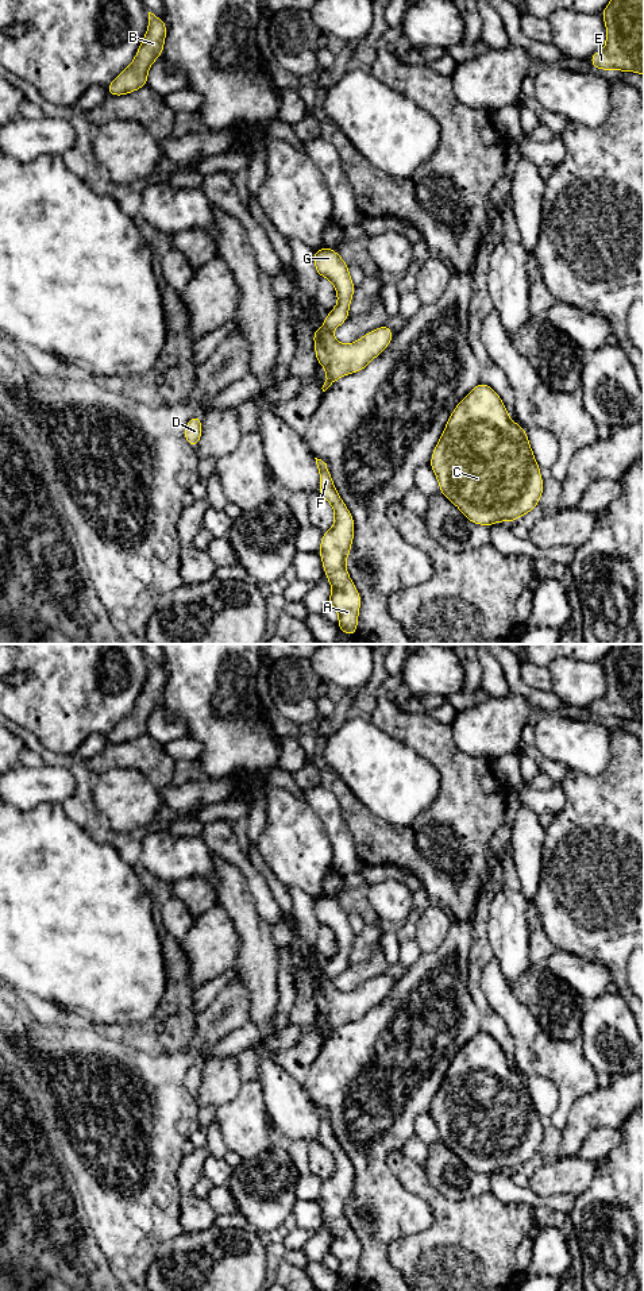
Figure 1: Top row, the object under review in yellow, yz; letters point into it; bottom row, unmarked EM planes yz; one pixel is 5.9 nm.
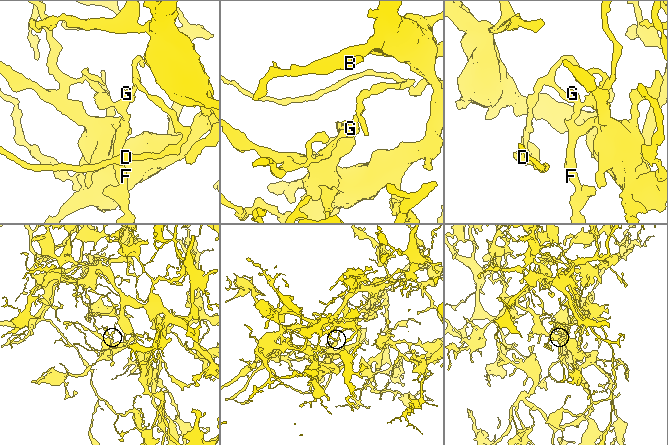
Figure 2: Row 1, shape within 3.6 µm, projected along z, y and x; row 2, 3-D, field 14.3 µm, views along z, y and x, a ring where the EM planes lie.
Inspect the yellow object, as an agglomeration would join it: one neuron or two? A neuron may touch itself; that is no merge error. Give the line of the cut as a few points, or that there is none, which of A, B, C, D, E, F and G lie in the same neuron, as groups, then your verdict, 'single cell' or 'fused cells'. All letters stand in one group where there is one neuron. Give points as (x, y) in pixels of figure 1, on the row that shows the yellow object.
cut in yz along (324, 326), (330, 331); A B C E F / D G; fused cells

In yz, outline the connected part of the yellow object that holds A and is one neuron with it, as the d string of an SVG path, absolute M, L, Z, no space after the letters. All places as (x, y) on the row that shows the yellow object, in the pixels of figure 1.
M315 459L320 473L319 493L328 500L335 510L335 524L323 533L319 551L325 577L332 585L328 604L339 612L339 629L355 637L360 596L346 569L346 559L354 539L354 519L333 486L327 463Z

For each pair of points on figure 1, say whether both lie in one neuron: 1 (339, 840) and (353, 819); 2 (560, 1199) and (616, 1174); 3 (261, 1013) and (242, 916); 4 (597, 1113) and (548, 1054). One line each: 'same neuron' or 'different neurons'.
1: different neurons
2: different neurons
3: same neuron
4: different neurons

